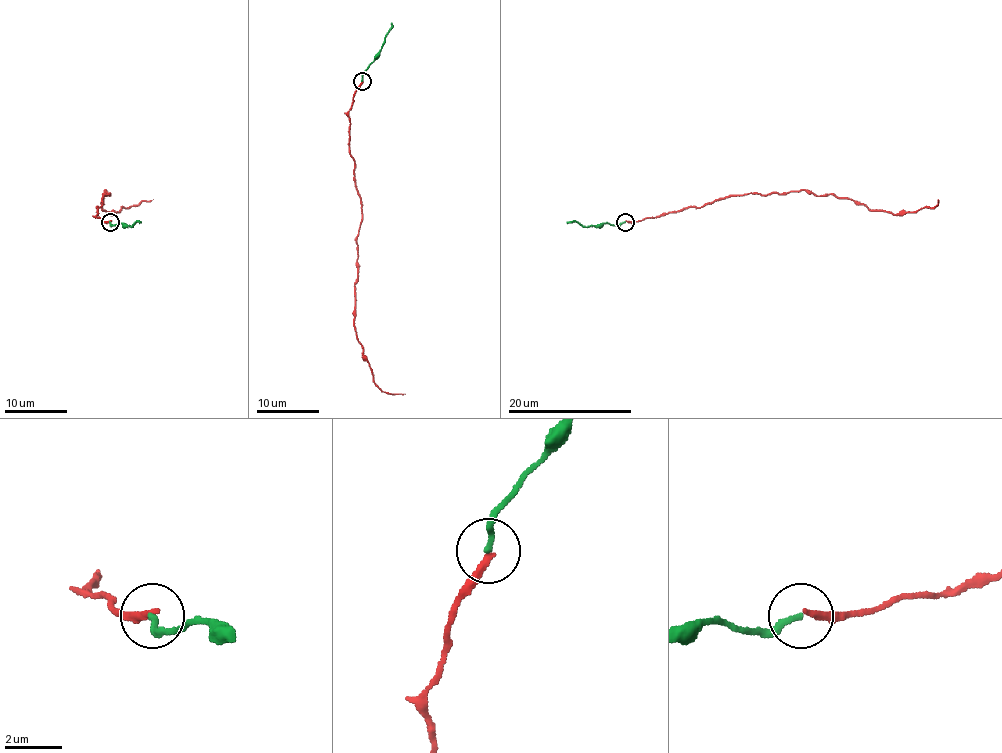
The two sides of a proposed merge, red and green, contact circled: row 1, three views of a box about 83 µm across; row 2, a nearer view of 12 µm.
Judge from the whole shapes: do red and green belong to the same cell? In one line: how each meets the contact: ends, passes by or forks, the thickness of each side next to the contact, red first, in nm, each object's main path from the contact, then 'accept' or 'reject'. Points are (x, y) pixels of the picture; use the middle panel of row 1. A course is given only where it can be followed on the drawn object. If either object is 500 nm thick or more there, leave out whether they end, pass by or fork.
red ends; green ends; calibres 280 and 200 nm; course red (361, 82), (349, 111), (349, 153), (361, 202), (355, 335), (374, 382), (386, 393), (405, 394); course green (361, 80), (363, 71), (381, 48), (392, 23); accept

